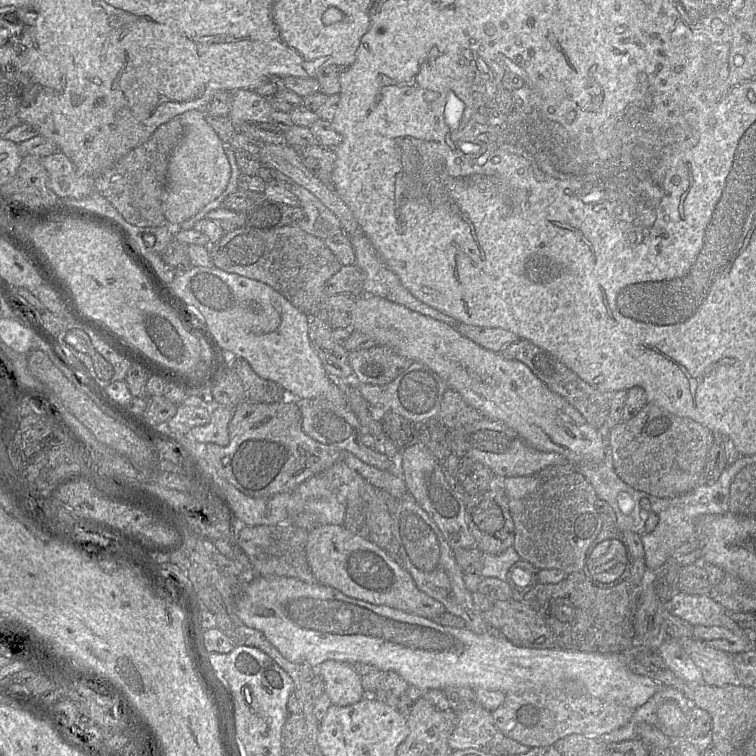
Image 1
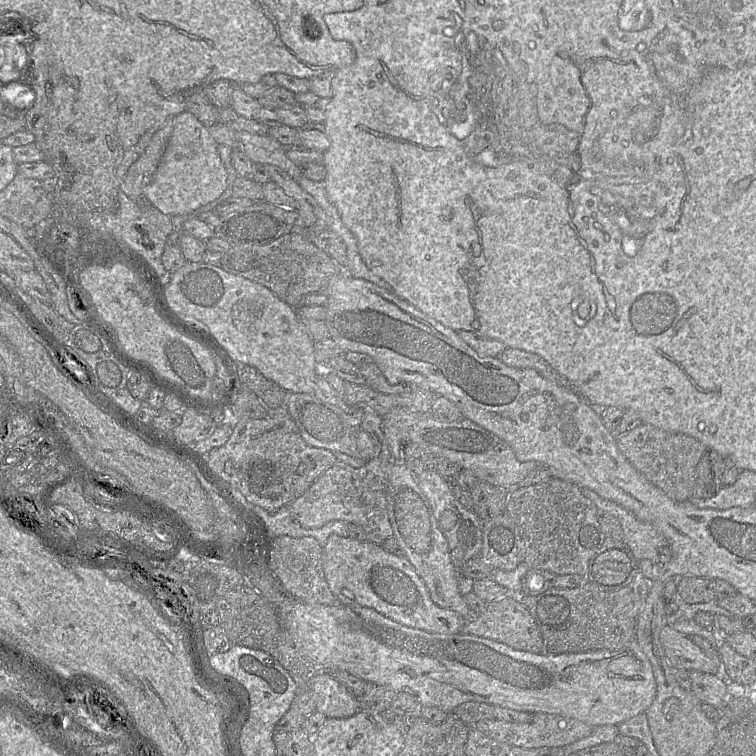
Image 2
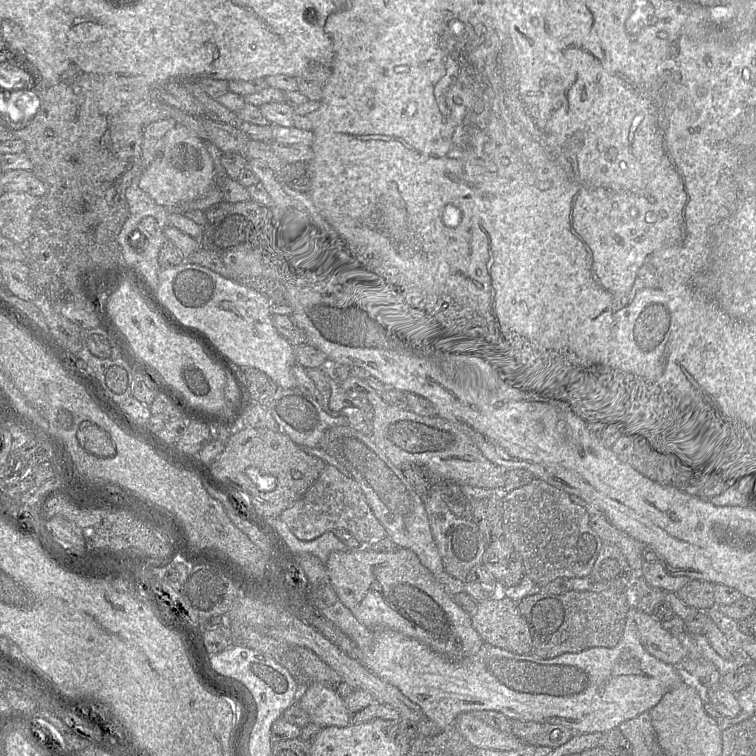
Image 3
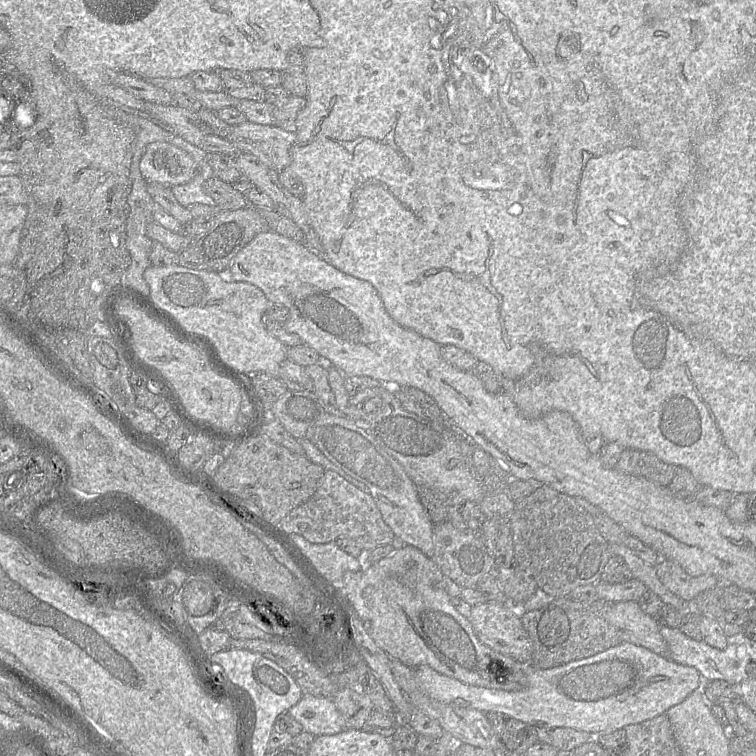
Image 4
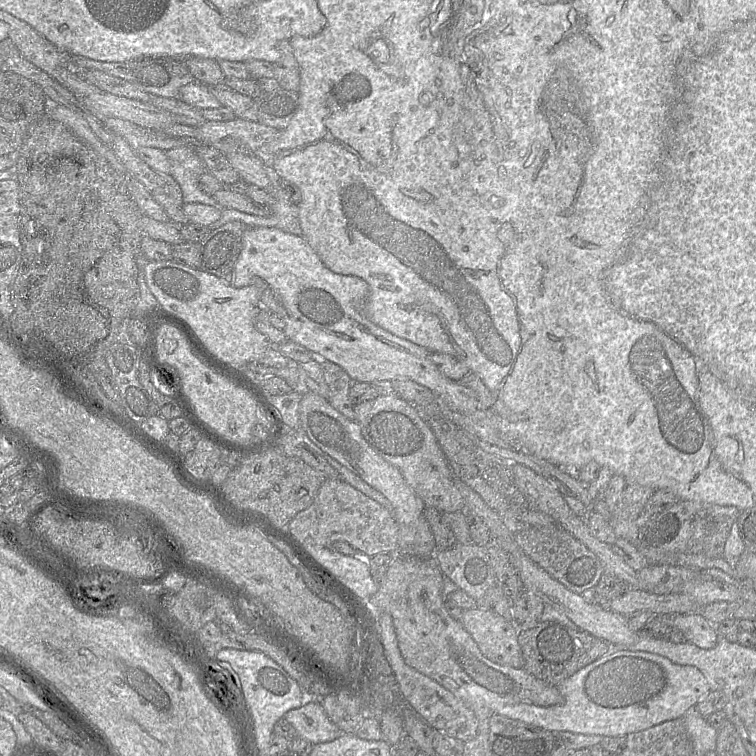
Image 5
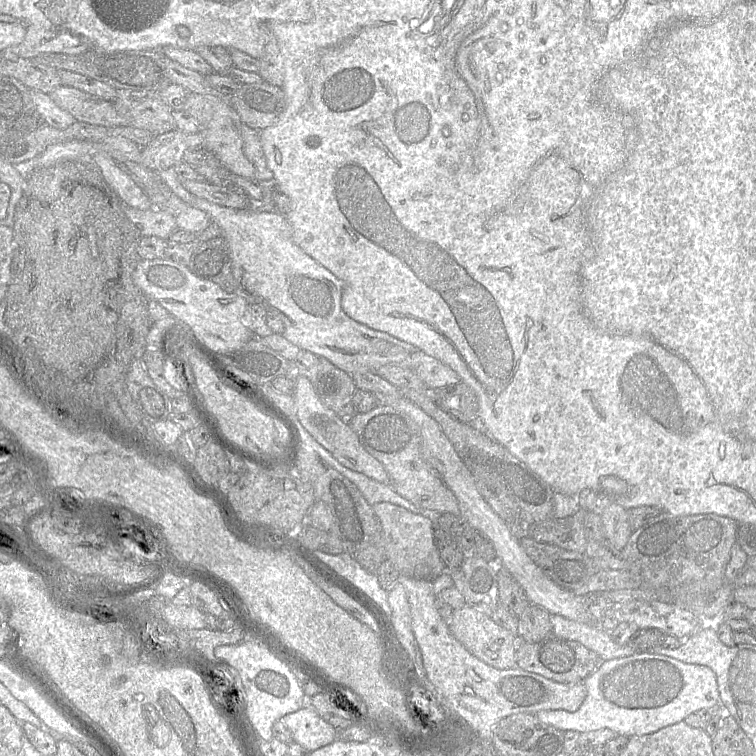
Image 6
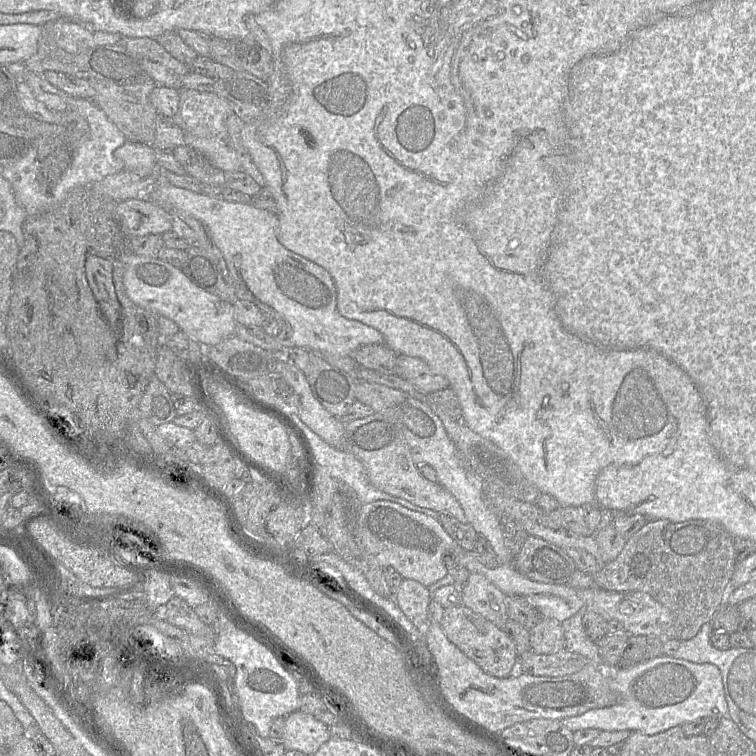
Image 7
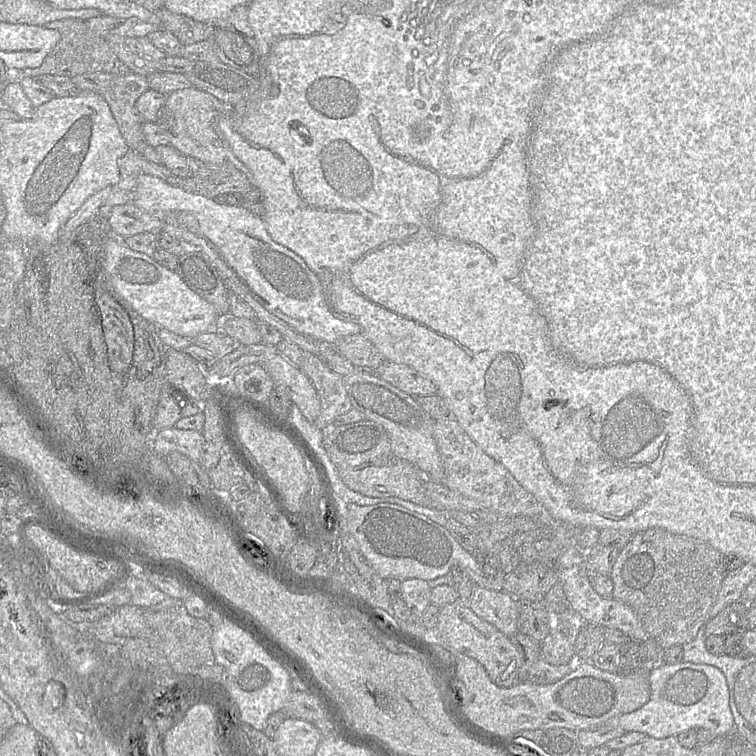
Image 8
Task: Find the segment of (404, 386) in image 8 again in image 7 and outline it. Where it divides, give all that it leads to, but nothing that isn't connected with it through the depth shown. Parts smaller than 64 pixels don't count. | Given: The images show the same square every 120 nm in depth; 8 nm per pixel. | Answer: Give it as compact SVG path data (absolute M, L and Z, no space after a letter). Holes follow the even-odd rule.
M404 354L397 355L397 375L422 393L443 390L450 385L447 378L433 372L425 361Z

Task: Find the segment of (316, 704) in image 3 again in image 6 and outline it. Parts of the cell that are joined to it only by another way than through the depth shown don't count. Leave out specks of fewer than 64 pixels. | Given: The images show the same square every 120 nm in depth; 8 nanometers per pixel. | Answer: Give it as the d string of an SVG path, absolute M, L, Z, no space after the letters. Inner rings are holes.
M310 698L307 701L307 705L293 713L284 715L280 720L291 731L293 741L309 751L328 745L337 739L337 729L319 716L317 711L310 704Z

